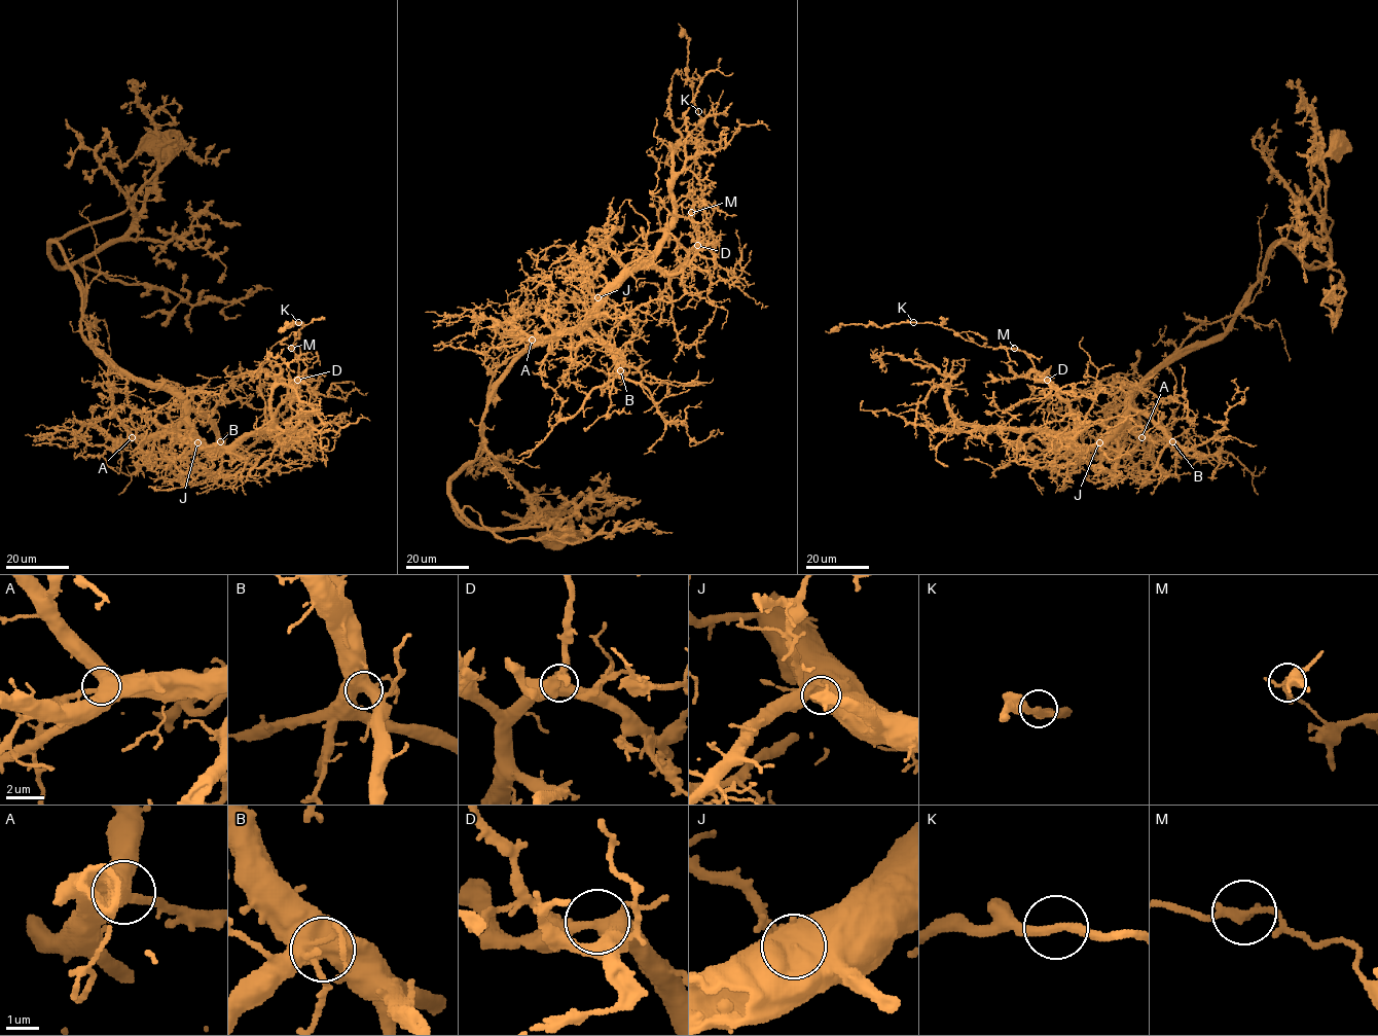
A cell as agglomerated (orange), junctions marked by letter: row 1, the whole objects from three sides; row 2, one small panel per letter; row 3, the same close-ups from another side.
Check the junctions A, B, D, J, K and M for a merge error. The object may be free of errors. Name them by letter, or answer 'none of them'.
none of them

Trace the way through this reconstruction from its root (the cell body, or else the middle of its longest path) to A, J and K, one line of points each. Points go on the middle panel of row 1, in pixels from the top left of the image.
A: (560, 534), (558, 509), (470, 528), (448, 493), (478, 452), (496, 381), (581, 326), (532, 340)
J: (560, 534), (558, 509), (470, 528), (448, 483), (478, 452), (496, 381), (570, 333), (597, 297)
K: (560, 534), (558, 509), (470, 528), (448, 483), (521, 356), (695, 246), (698, 111)

